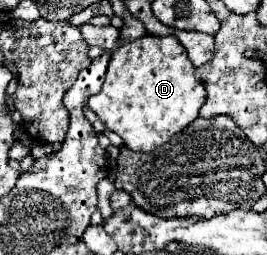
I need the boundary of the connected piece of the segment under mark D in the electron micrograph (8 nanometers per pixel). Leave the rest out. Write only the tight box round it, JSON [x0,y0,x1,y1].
[89,35,205,153]

